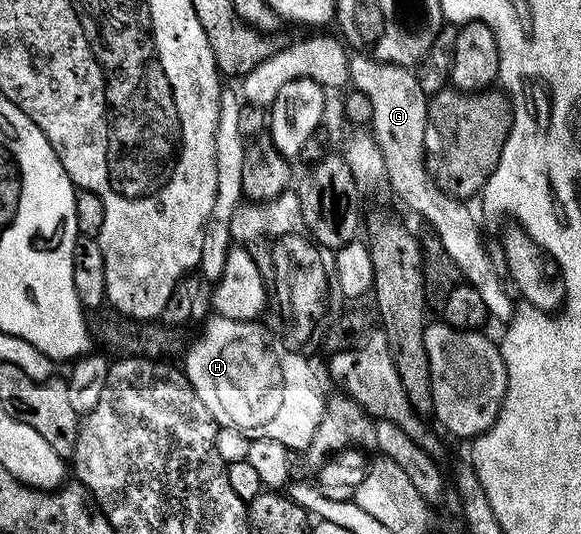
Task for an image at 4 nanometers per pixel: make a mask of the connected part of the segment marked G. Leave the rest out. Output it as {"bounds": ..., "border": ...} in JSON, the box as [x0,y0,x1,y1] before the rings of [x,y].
{"bounds":[350,53,516,321],"border":[[[365,53],[350,55],[350,83],[353,90],[372,101],[372,117],[369,126],[378,143],[380,153],[384,153],[388,187],[398,194],[398,199],[410,211],[426,219],[429,230],[440,237],[448,257],[456,261],[459,276],[470,283],[480,293],[487,312],[501,321],[509,320],[516,310],[516,303],[510,300],[511,292],[507,284],[496,277],[486,252],[487,244],[482,241],[482,231],[478,228],[478,219],[466,208],[463,200],[455,199],[434,184],[434,178],[426,167],[426,149],[424,135],[426,129],[426,108],[428,97],[420,89],[417,74],[409,67],[381,63]]]}

